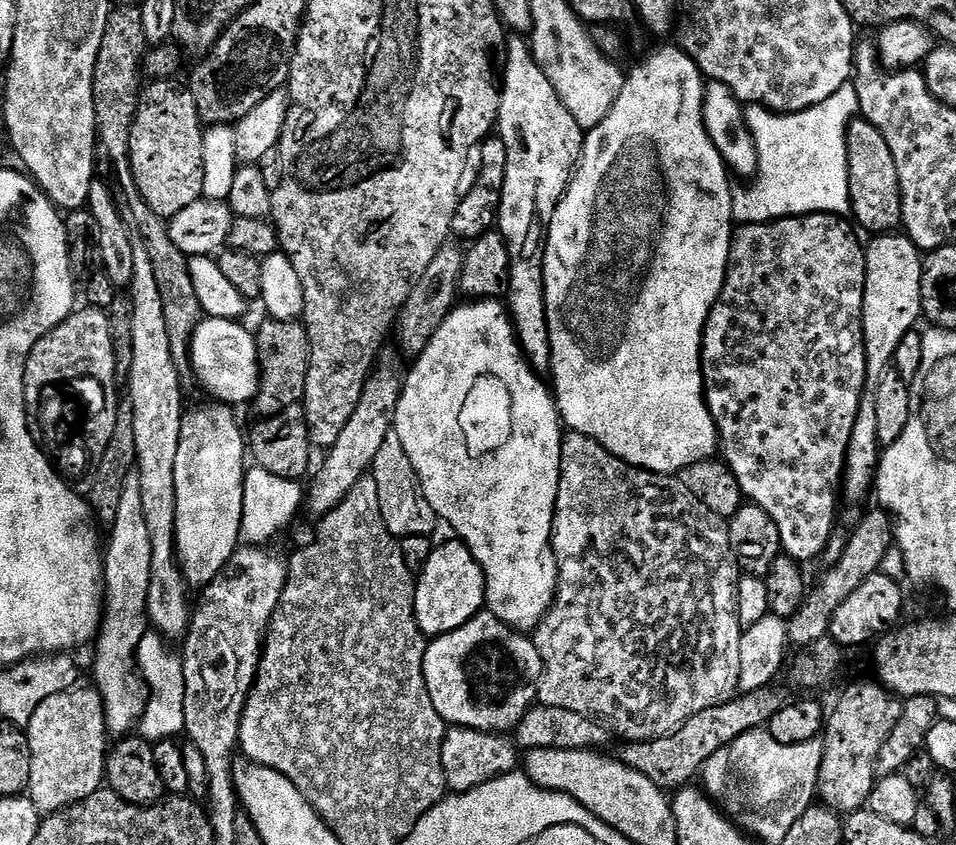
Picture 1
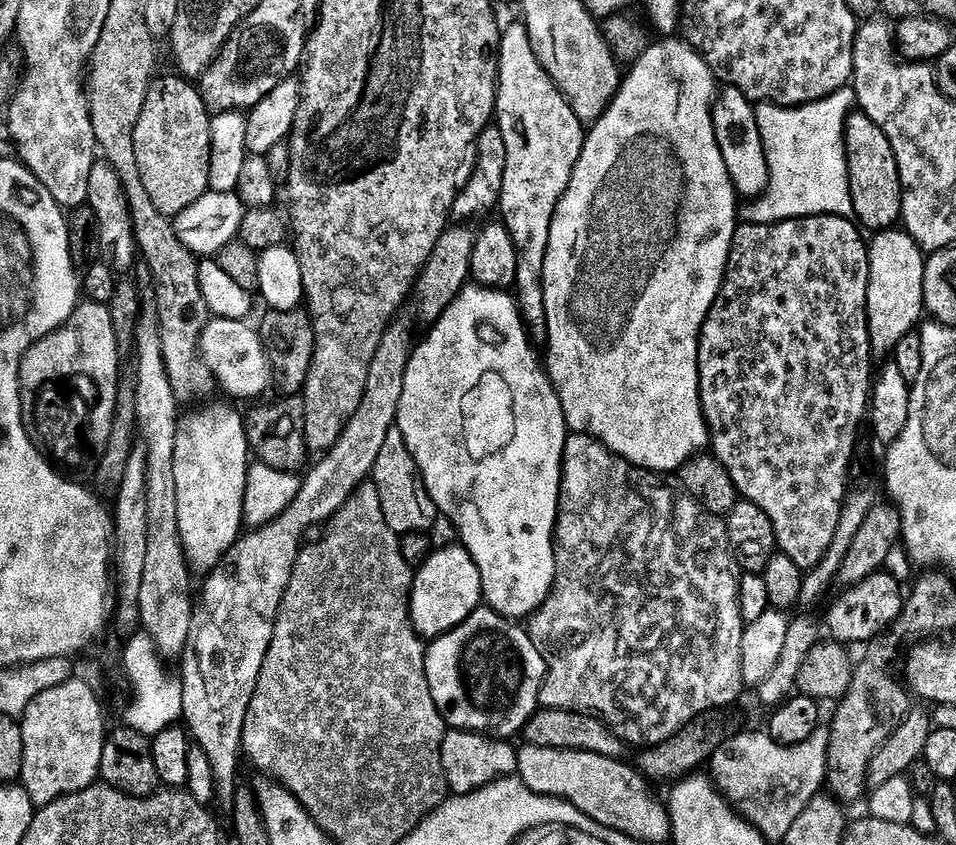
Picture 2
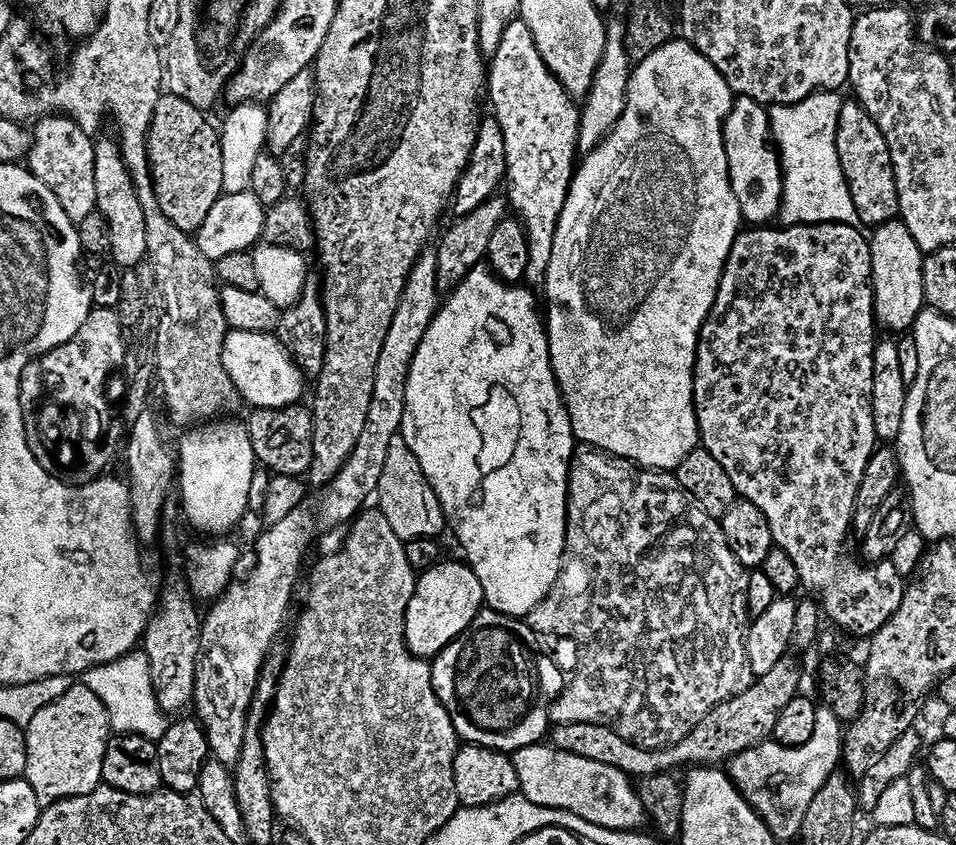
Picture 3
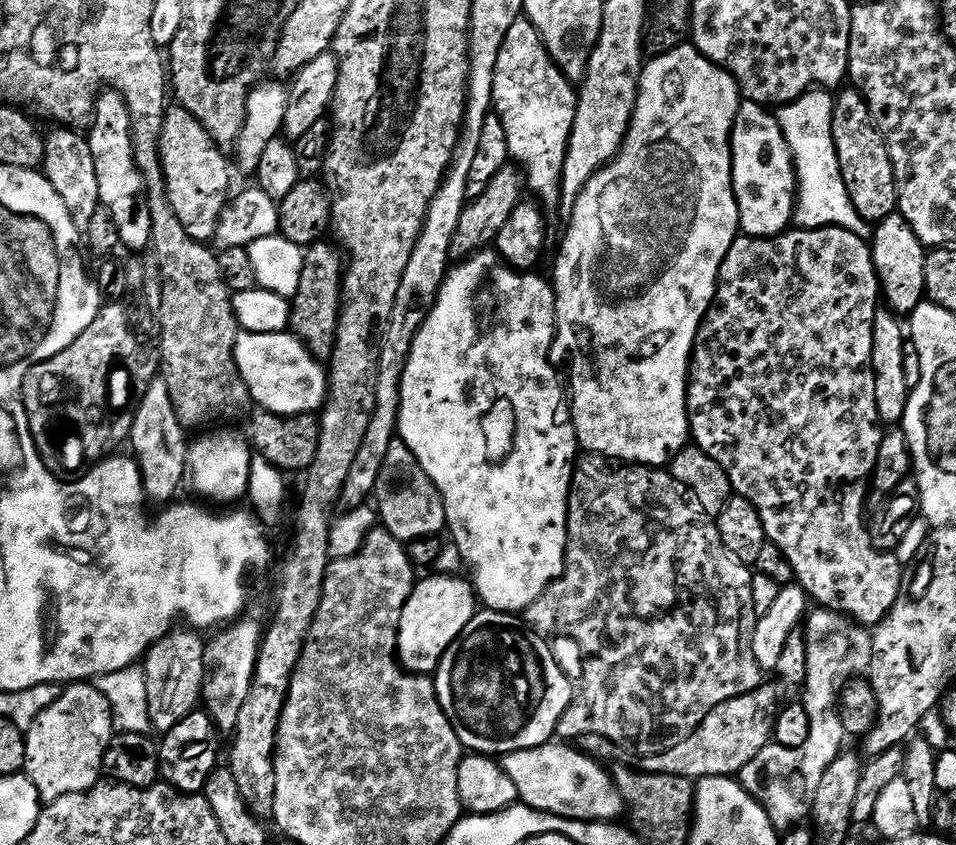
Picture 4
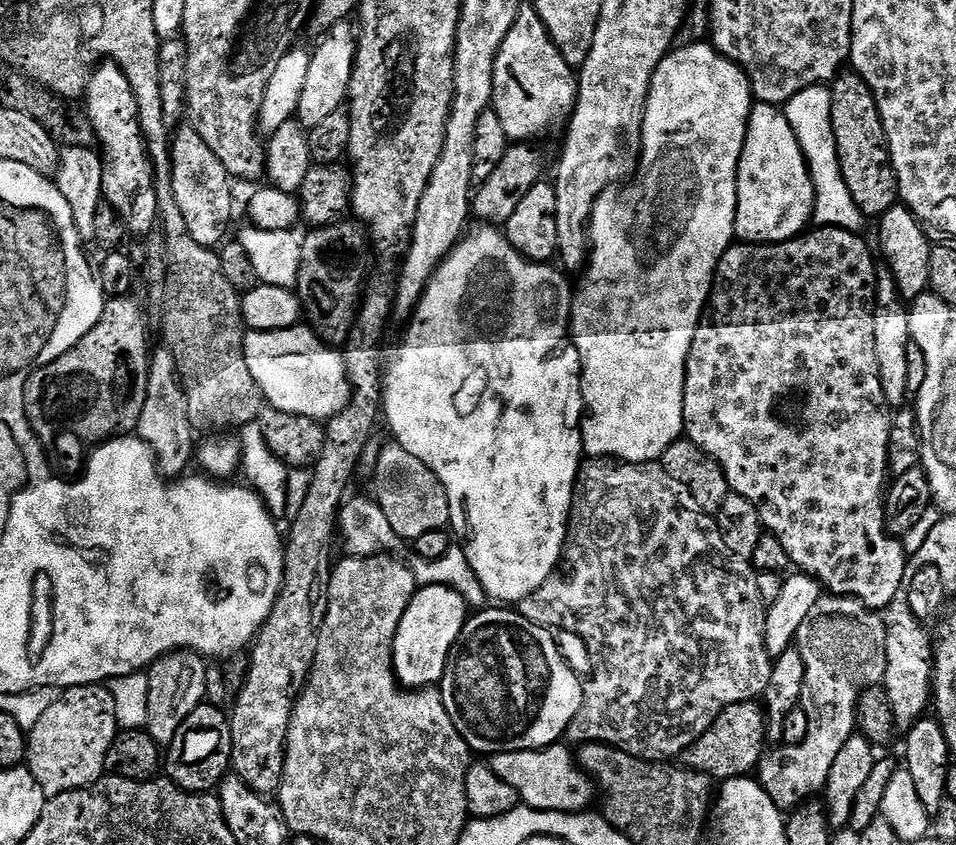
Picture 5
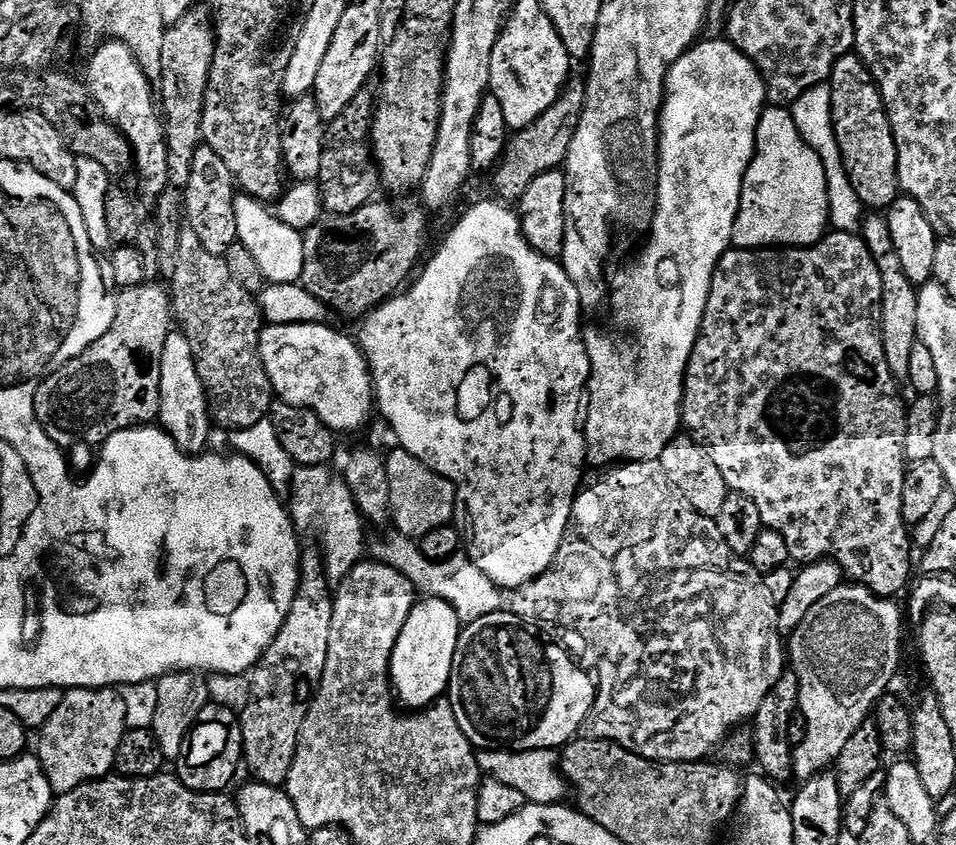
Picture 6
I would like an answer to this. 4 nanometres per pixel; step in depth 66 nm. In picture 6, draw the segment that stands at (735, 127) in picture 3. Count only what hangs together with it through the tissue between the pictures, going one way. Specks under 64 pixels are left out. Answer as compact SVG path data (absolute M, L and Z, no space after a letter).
M768 106L758 122L756 152L742 182L732 242L738 248L811 248L829 231L826 170L800 137L791 111Z

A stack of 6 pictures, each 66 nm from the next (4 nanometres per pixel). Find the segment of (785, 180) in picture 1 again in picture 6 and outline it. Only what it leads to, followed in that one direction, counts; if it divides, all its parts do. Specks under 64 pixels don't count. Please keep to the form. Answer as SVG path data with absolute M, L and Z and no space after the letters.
M827 83L806 90L796 99L790 108L794 122L800 131L800 137L818 154L822 166L826 170L826 186L828 187L828 218L831 227L837 232L859 233L866 209L860 203L858 194L854 194L854 186L850 186L850 178L844 169L844 163L838 150L838 142L832 125L832 90Z

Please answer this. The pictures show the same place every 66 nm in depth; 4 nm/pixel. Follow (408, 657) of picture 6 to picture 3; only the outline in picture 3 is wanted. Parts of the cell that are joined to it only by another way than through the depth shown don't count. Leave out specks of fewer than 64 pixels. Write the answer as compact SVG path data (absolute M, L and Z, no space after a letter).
M436 564L429 572L419 573L416 589L406 610L406 642L408 648L421 658L435 658L450 642L457 640L467 630L485 607L482 582L474 570L461 564Z

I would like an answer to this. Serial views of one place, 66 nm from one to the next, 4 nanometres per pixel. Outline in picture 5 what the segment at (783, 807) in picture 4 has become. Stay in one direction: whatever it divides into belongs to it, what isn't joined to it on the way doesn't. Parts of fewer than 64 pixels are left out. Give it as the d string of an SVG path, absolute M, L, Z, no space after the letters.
M824 594L803 619L794 647L805 663L805 685L802 686L800 703L809 716L809 733L801 745L780 746L775 749L777 752L769 751L766 758L760 761L758 769L760 785L782 810L798 809L817 794L823 793L830 778L830 766L834 766L834 758L838 758L838 750L842 750L842 746L846 746L848 739L857 731L860 697L868 689L879 688L884 683L887 638L885 617L853 596Z

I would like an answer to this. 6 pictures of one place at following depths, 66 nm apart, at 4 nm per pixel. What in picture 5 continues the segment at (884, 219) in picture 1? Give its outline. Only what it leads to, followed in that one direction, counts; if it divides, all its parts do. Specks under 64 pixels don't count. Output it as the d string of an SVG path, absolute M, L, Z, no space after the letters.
M851 70L841 71L831 81L830 87L834 142L842 178L846 178L846 190L850 190L850 198L854 198L858 210L865 217L879 218L886 210L897 207L898 193L892 160L888 157L888 140L884 137L876 99L872 97L870 86L866 86L864 79Z

